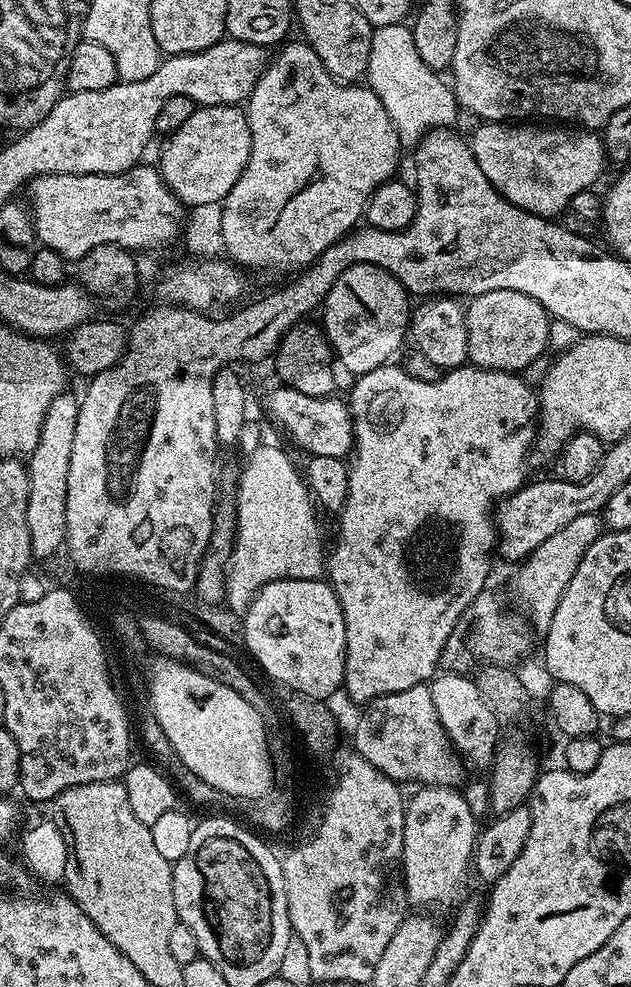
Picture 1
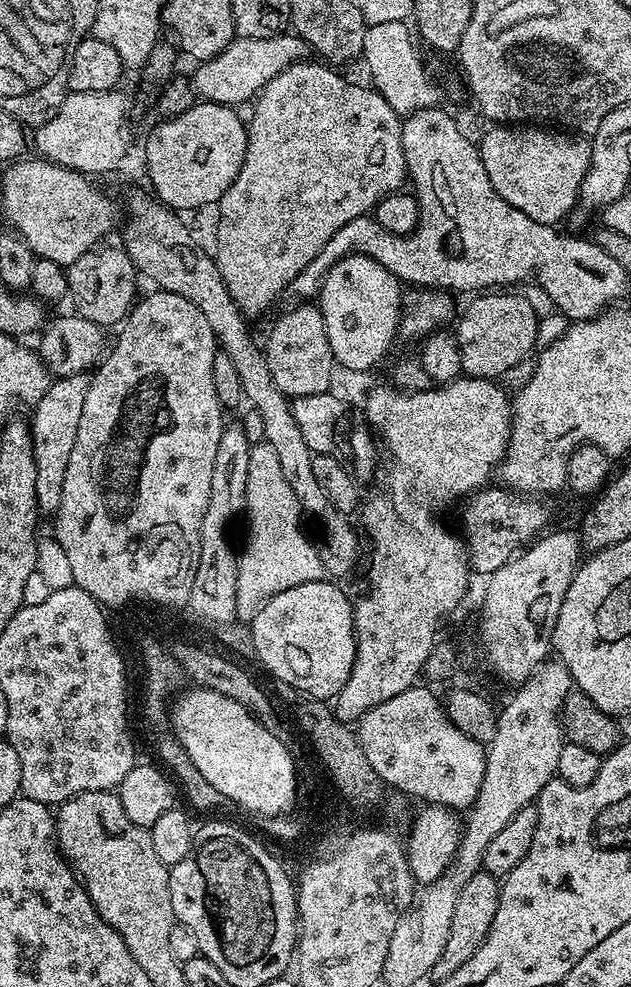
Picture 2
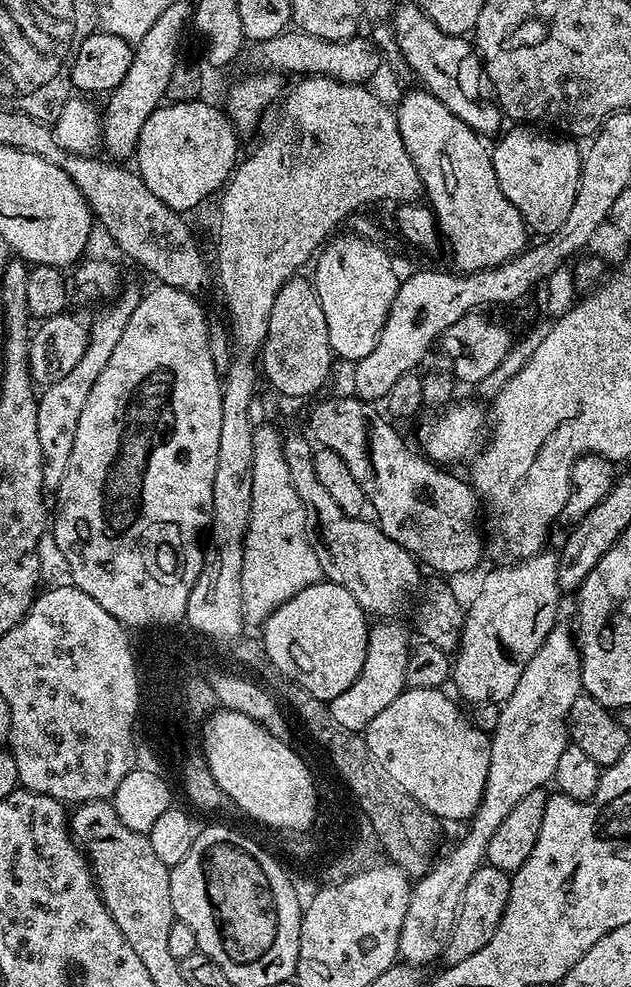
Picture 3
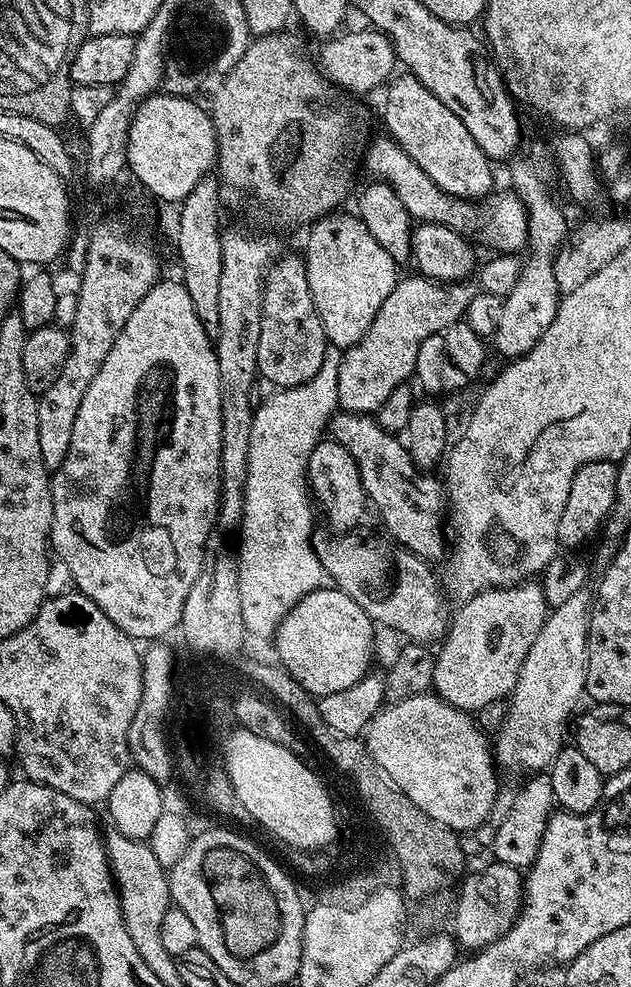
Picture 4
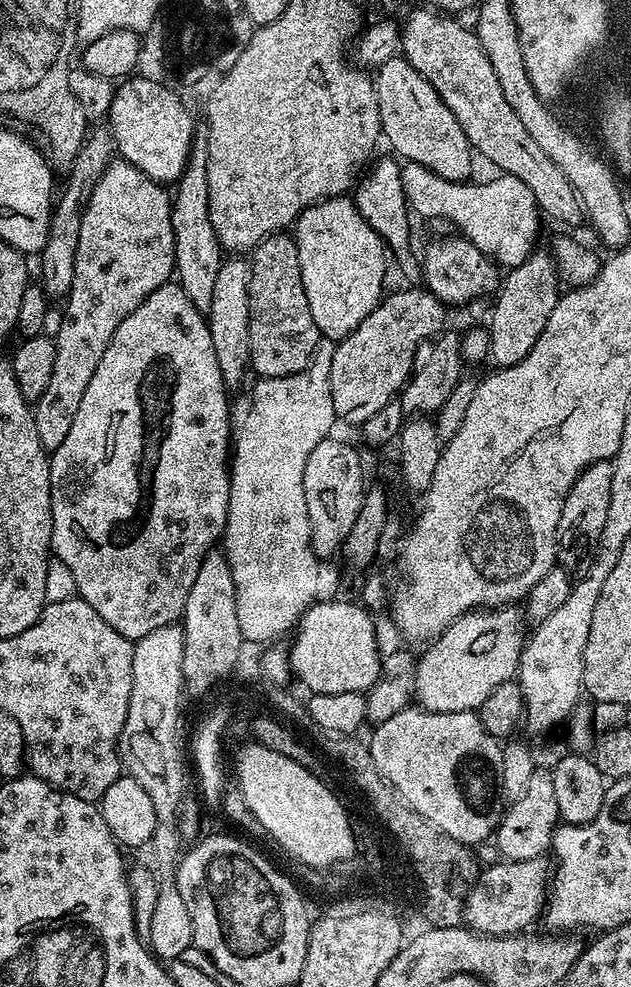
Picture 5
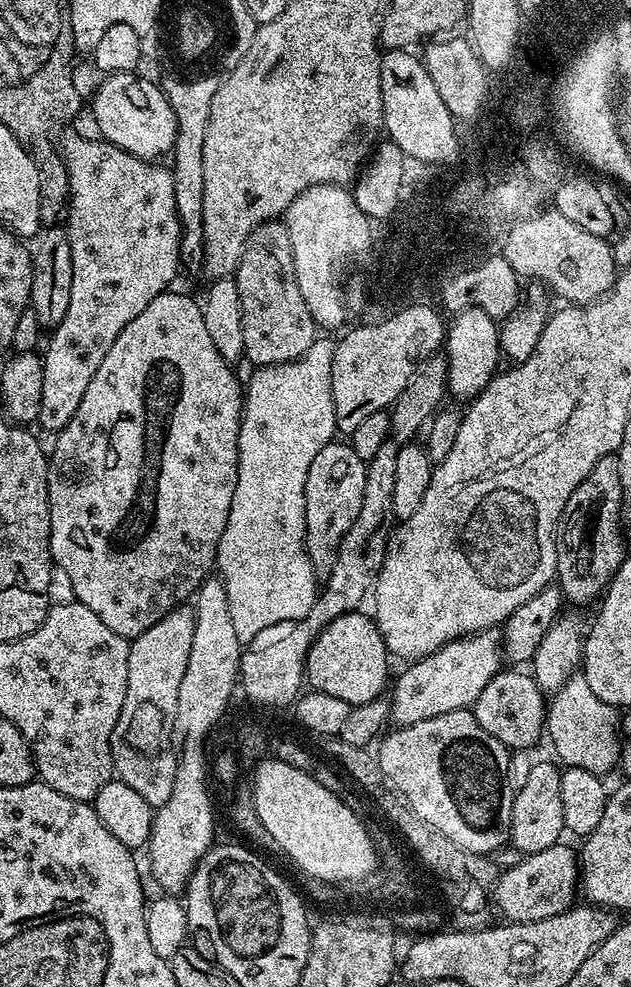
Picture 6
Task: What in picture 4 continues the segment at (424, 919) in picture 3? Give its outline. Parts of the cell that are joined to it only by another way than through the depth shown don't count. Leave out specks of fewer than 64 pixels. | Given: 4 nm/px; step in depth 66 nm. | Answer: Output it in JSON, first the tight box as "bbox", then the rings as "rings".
{"bbox":[494,587,593,774],"rings":[[[587,587],[578,590],[562,606],[549,611],[538,638],[534,638],[534,646],[530,646],[530,654],[522,662],[504,720],[494,736],[494,759],[503,771],[505,768],[523,774],[543,773],[551,769],[554,758],[565,748],[564,735],[567,732],[569,735],[576,703],[586,696],[588,617],[593,599]]]}

